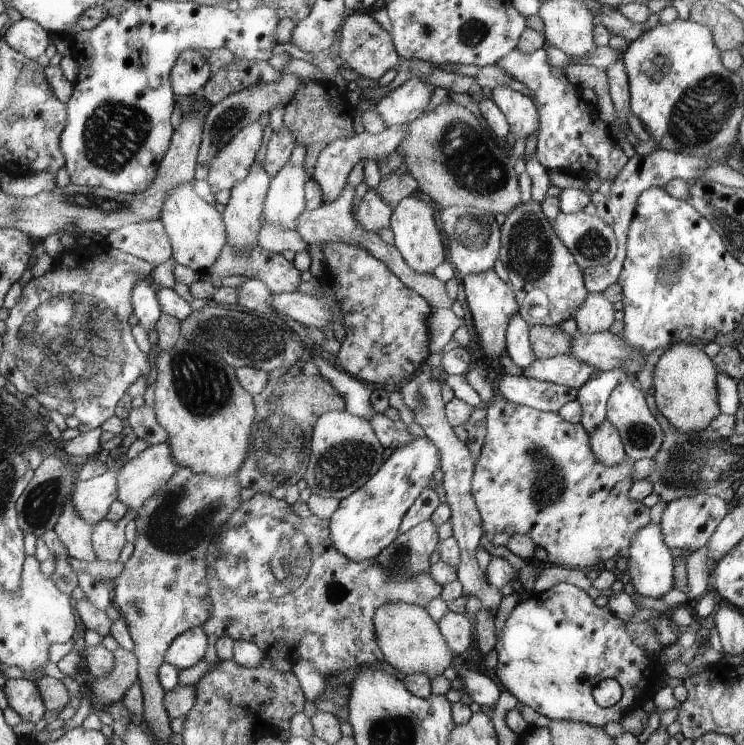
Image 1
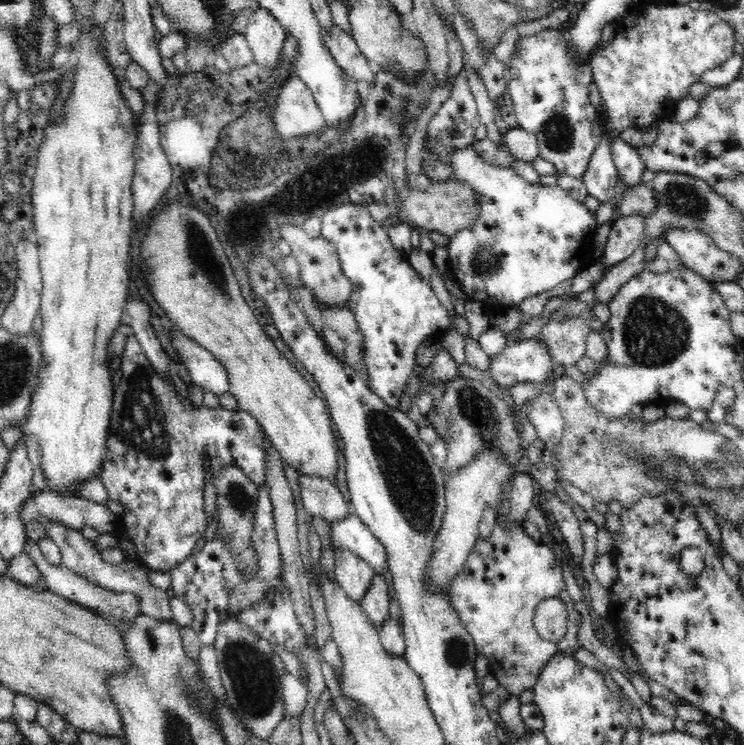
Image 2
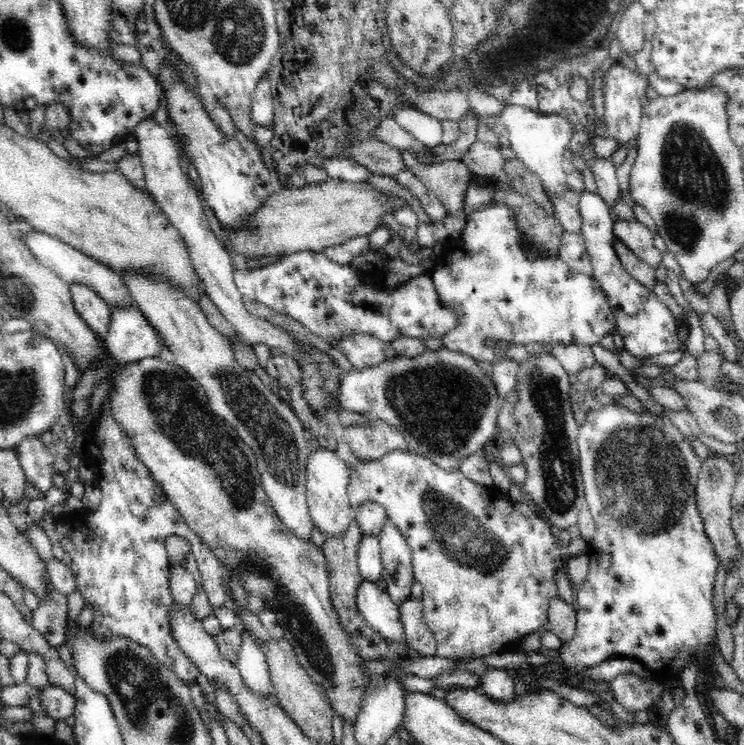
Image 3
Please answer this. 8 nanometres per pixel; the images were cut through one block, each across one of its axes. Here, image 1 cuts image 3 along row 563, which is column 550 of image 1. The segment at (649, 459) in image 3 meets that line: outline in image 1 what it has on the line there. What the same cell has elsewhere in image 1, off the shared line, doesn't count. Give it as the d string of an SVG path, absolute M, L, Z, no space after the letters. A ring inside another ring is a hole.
M568 583L548 584L546 600L531 595L526 600L519 600L506 620L504 627L498 633L498 639L494 649L498 654L496 676L500 684L511 692L524 706L529 706L542 716L556 720L581 722L603 728L611 722L619 723L628 712L637 708L638 696L647 700L652 694L654 684L658 681L658 674L652 673L642 676L644 672L650 672L652 660L644 649L634 640L620 618L614 618L614 614L608 608L598 608L594 600L580 588ZM604 679L614 679L623 690L623 696L611 707L602 708L592 698L592 688Z

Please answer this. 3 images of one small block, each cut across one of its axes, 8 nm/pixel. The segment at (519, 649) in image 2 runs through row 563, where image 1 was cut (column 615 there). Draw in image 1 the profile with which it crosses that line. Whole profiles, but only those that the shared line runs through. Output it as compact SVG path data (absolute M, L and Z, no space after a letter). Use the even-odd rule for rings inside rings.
M496 396L495 400L487 406L486 422L485 443L478 460L475 460L471 493L481 516L483 532L488 539L492 540L500 533L520 534L520 536L527 534L534 541L536 547L540 546L546 550L548 561L552 564L560 564L560 566L568 566L568 568L580 569L585 572L602 567L603 563L610 558L616 561L618 558L630 556L636 534L650 524L650 509L646 508L641 501L636 502L630 498L632 485L635 484L634 478L632 478L632 460L624 458L616 466L606 466L598 461L592 452L591 435L581 423L572 424L558 413L539 411L532 407L508 402L500 396Z

